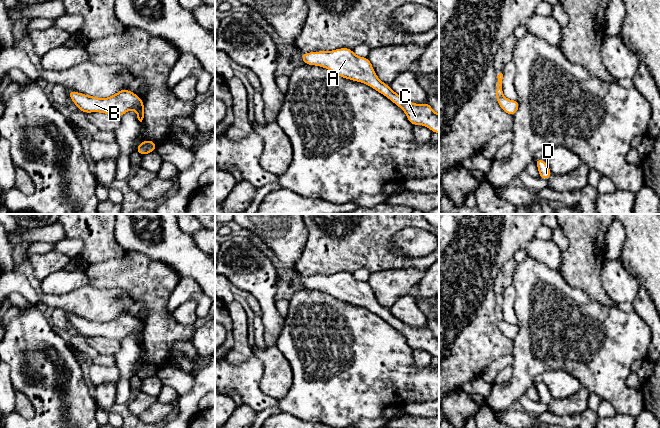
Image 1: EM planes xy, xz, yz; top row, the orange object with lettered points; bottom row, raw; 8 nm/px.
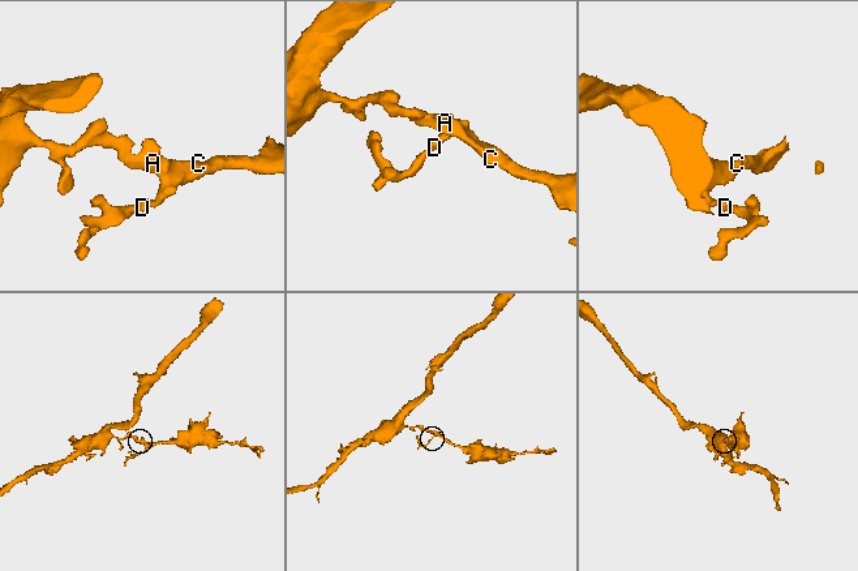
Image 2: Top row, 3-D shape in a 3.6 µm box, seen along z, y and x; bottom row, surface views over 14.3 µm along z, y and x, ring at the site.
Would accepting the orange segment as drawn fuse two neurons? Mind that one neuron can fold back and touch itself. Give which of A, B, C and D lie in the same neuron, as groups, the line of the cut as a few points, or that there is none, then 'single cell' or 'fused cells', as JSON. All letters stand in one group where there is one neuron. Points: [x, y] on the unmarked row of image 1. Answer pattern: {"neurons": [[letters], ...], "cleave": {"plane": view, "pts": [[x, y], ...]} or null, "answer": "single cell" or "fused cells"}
{"neurons": [["A", "B", "C", "D"]], "cleave": null, "answer": "single cell"}

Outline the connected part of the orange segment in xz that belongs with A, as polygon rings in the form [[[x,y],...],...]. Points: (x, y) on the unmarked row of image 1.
[[[339,272],[332,275],[319,275],[300,278],[302,285],[306,289],[315,289],[326,292],[332,295],[334,298],[347,302],[352,305],[362,306],[375,313],[377,316],[383,318],[395,329],[400,331],[406,338],[408,345],[412,349],[423,349],[429,352],[432,356],[439,358],[439,338],[435,337],[431,329],[426,326],[424,328],[414,328],[404,323],[399,318],[395,317],[392,312],[383,307],[375,298],[374,292],[368,283],[368,281],[359,281],[353,277],[353,273]]]

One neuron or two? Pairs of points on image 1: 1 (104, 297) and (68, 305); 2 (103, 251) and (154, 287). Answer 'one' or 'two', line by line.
1: one
2: two

